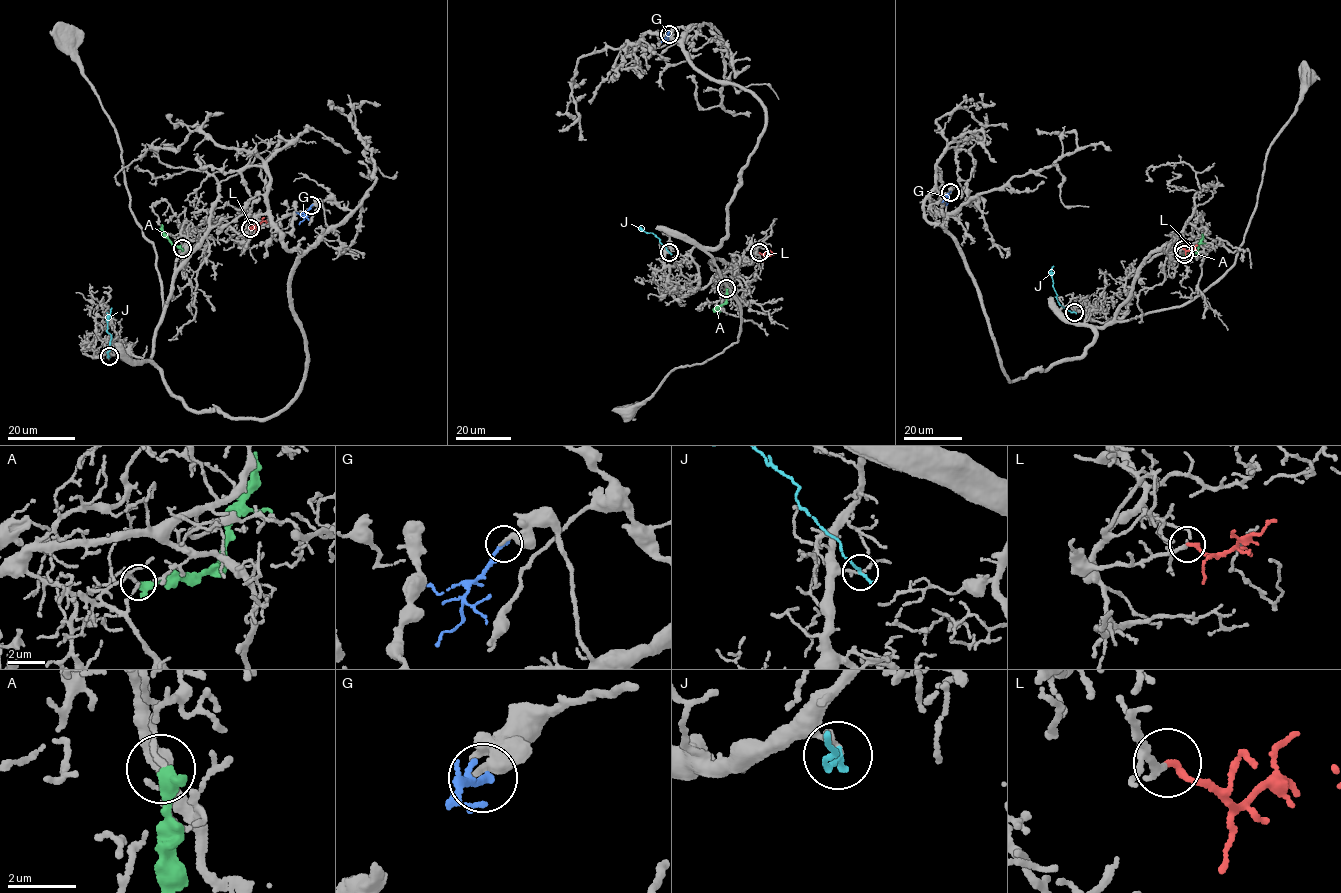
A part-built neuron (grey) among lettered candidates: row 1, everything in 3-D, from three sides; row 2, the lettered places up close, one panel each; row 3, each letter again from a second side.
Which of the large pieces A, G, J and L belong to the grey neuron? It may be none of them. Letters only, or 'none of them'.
L

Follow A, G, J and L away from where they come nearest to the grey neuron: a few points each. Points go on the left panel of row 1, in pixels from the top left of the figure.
A: (182, 248), (169, 241), (161, 224)
G: (311, 205), (299, 224)
J: (109, 356), (111, 336), (106, 331), (112, 307)
L: (250, 228), (266, 222)

